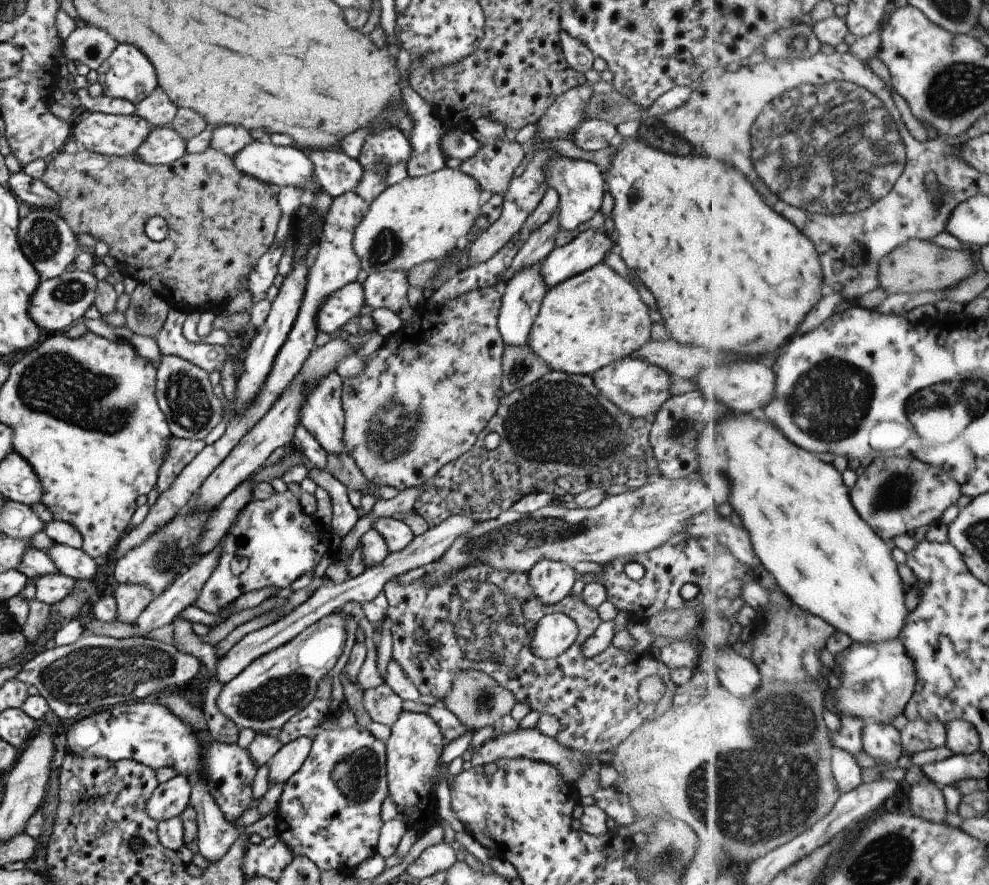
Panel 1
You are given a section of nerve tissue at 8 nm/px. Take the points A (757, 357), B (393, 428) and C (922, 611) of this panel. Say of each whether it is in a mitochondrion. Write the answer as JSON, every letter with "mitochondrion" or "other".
{"A":"other","B":"mitochondrion","C":"other"}

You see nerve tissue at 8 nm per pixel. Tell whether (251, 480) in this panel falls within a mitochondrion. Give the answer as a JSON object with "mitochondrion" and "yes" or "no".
{"mitochondrion":"no"}

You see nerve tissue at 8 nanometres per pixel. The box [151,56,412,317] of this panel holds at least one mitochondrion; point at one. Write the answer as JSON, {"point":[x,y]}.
{"point":[385,245]}

